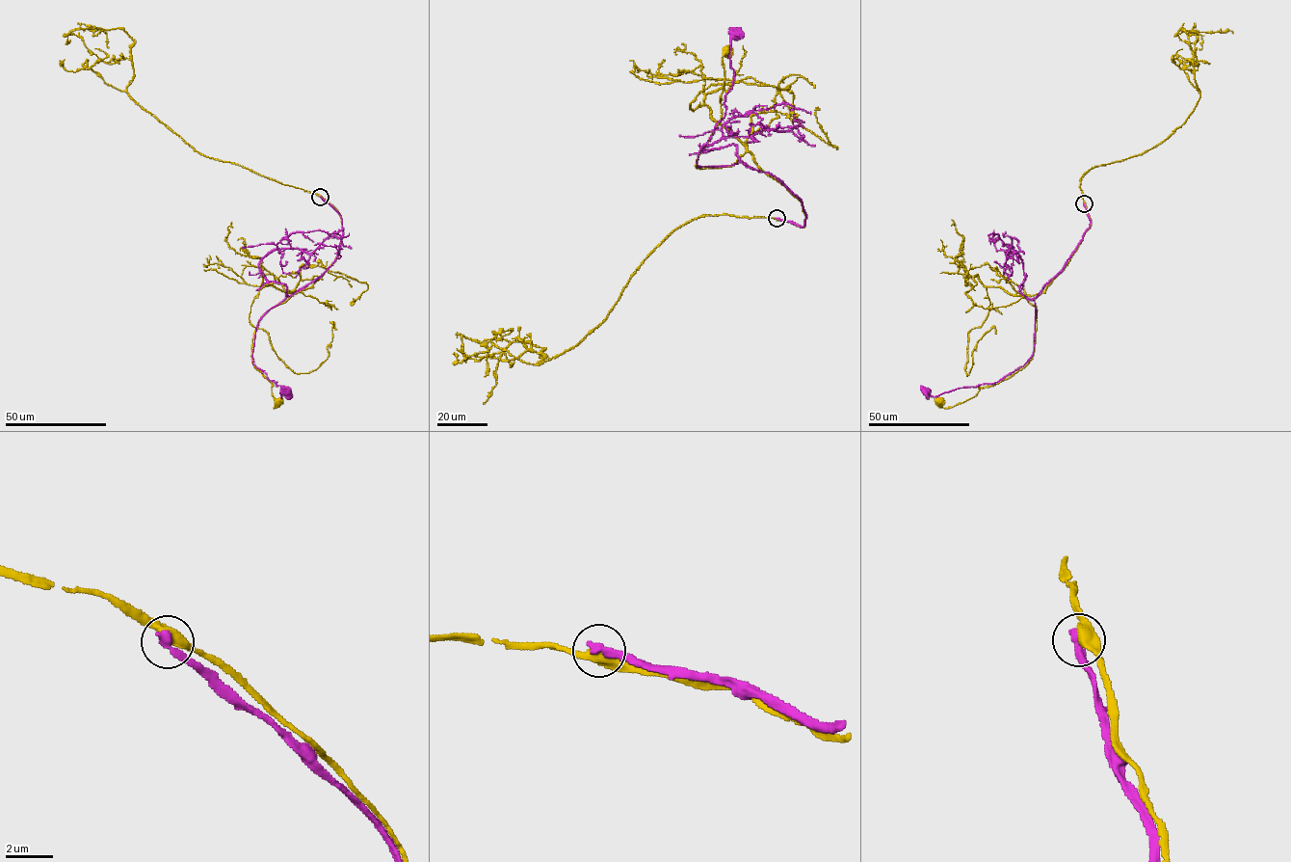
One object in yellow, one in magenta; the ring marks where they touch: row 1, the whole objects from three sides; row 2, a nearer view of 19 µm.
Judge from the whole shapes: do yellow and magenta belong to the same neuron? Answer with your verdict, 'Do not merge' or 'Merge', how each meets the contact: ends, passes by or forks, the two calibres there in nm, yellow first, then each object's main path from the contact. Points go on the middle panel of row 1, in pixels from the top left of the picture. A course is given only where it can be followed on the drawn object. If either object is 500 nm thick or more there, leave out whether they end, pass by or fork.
Do not merge. At the ring yellow passes by. At the ring magenta ends. Thickness 480 nm (yellow) against 400 nm. Course of yellow: (777, 218), (803, 228), (805, 216), (801, 202), (749, 151), (731, 166), (696, 167), (722, 117), (725, 54). Course of magenta: (777, 218), (803, 226), (805, 215), (803, 202), (775, 176), (739, 161), (698, 165), (724, 117), (735, 34)

